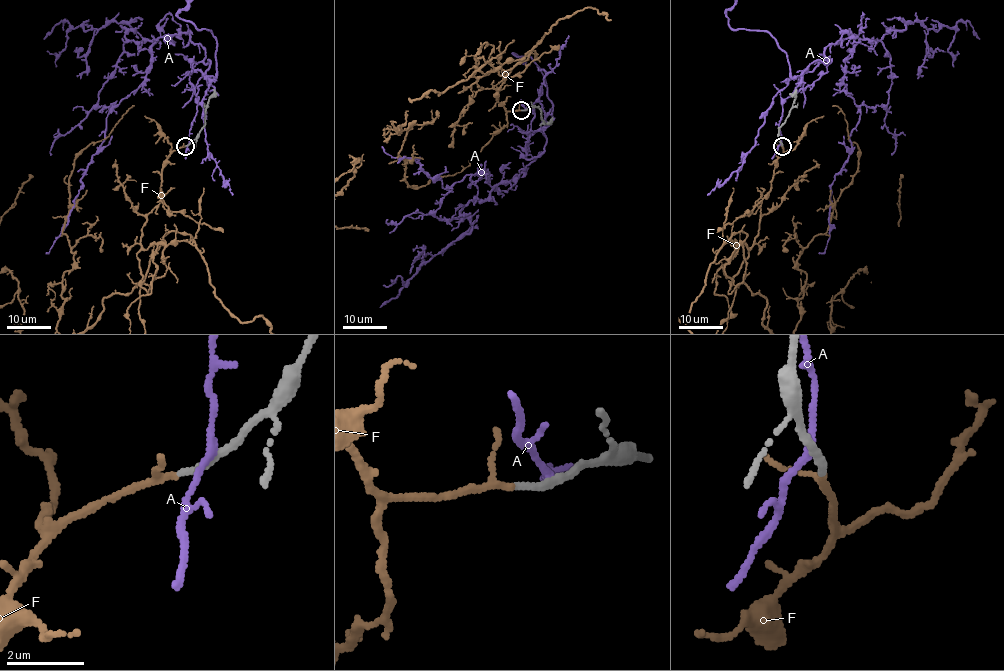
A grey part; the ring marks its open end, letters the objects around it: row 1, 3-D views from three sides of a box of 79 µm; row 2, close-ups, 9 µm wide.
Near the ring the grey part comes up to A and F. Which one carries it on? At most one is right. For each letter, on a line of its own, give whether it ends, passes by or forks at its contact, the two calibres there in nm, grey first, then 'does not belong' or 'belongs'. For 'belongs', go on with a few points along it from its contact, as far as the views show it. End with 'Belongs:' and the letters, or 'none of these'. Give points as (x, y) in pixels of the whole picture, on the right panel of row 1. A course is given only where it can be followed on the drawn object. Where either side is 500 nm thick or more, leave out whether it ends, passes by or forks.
A: it passes by; calibres 280 and 170 nm; does not belong
F: it passes by; calibres 180 and 120 nm; belongs
Belongs: F

